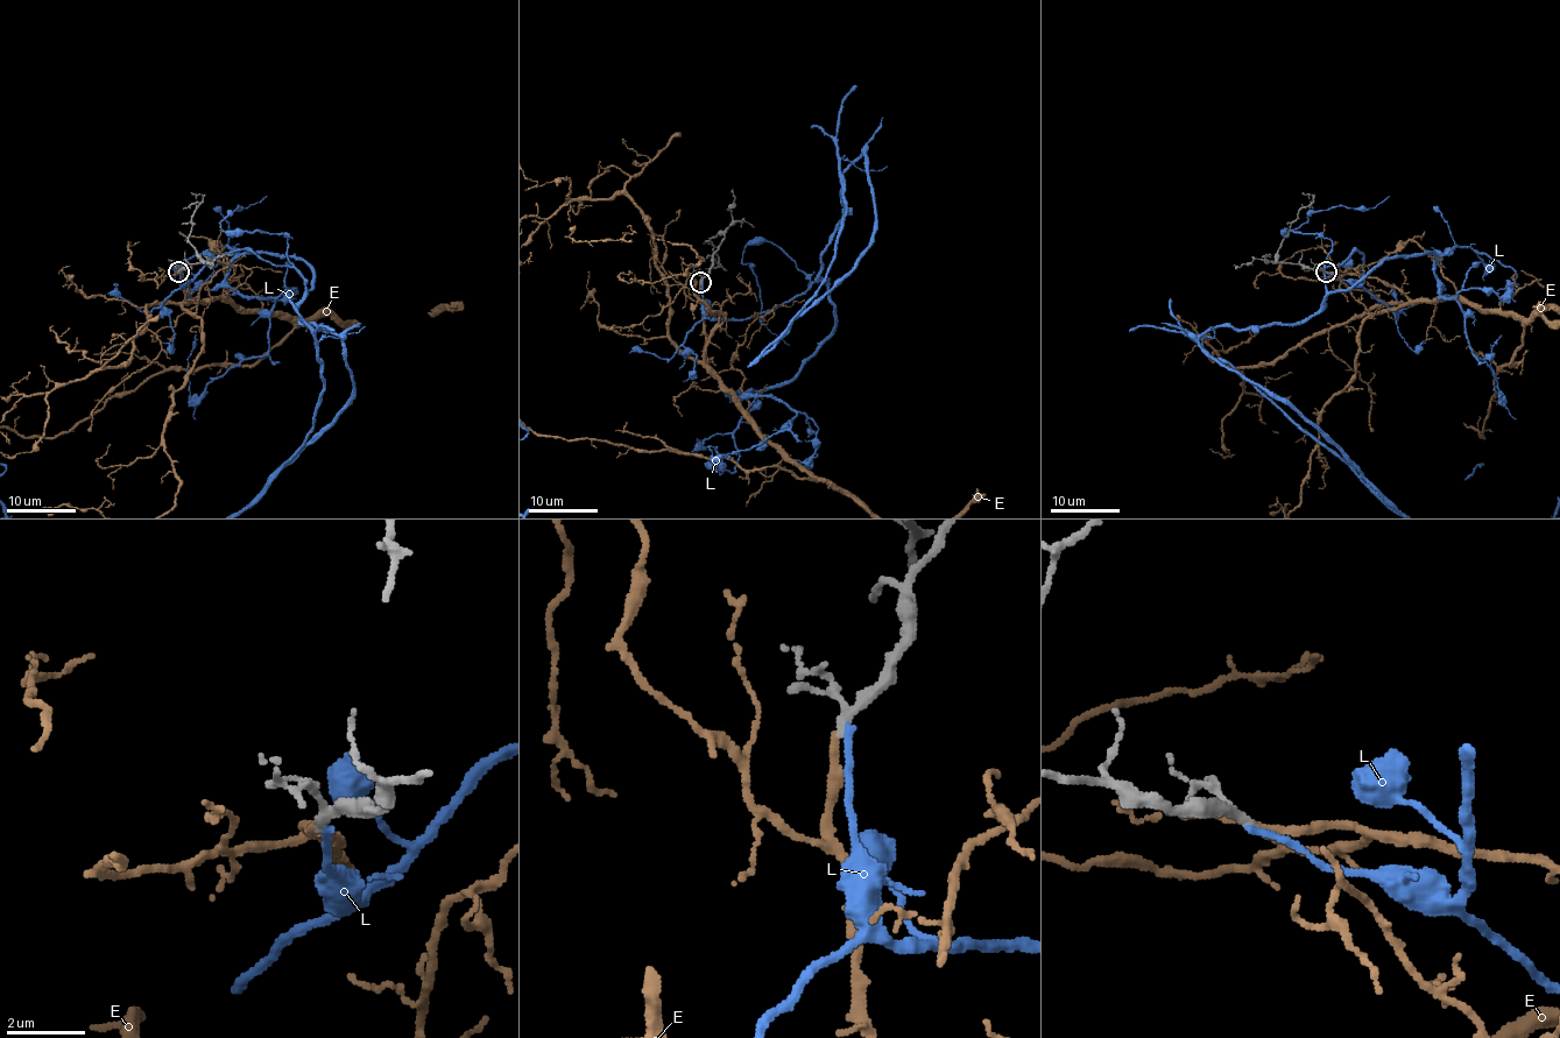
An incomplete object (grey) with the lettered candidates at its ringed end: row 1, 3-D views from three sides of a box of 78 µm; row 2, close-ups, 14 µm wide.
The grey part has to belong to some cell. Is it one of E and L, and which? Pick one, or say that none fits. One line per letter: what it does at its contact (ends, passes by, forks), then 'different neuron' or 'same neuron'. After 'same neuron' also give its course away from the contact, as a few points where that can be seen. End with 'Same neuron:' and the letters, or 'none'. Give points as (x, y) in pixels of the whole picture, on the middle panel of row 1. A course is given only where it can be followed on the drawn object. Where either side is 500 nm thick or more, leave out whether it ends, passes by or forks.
E: it ends; same neuron
L: it ends; different neuron
Same neuron: E

